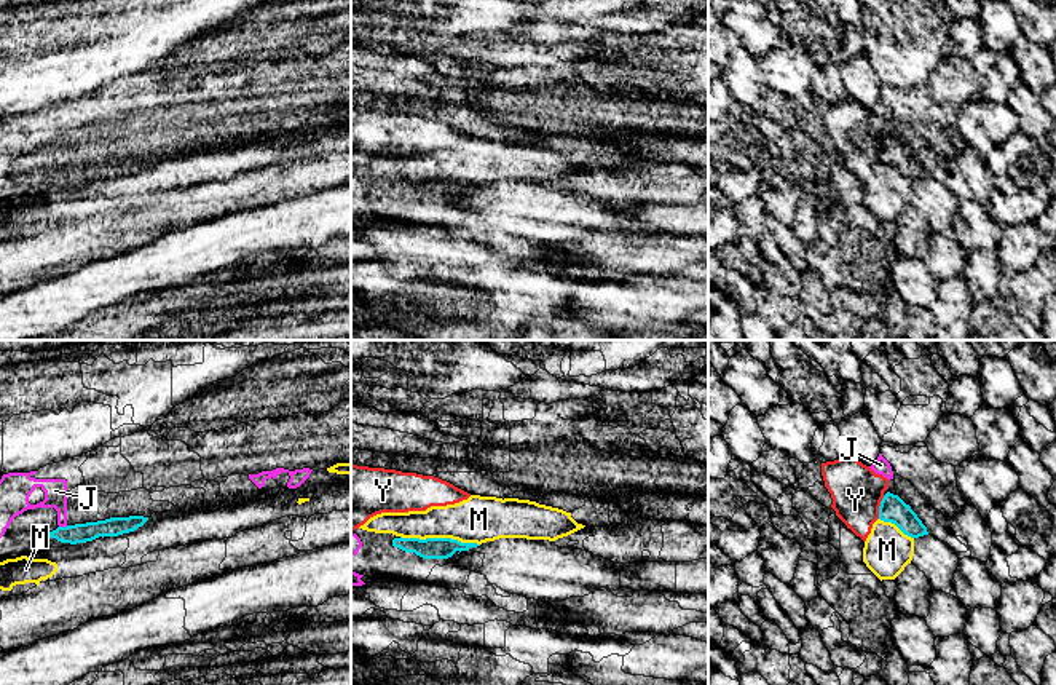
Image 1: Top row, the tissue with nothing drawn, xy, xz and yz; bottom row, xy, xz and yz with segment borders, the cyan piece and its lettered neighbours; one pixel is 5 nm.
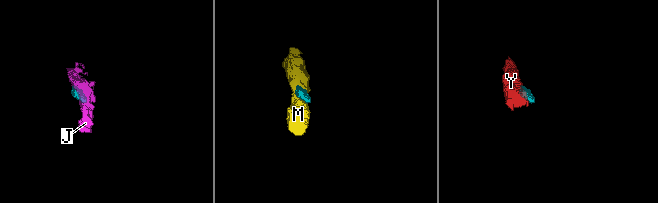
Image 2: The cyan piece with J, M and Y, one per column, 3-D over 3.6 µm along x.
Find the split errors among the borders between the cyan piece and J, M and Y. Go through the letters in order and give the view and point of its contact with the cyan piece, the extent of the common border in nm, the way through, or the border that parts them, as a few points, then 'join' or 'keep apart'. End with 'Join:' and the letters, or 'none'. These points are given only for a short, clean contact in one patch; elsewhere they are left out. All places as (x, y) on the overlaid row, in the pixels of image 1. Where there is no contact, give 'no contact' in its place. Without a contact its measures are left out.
J: contact xy (63, 527); length 50 nm; keep apart
M: contact xz (441, 538); length 400 nm; keep apart
Y: contact yz (879, 506); length 120 nm; join
Join: Y

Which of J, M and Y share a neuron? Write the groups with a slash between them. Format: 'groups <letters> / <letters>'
groups J / M / Y

